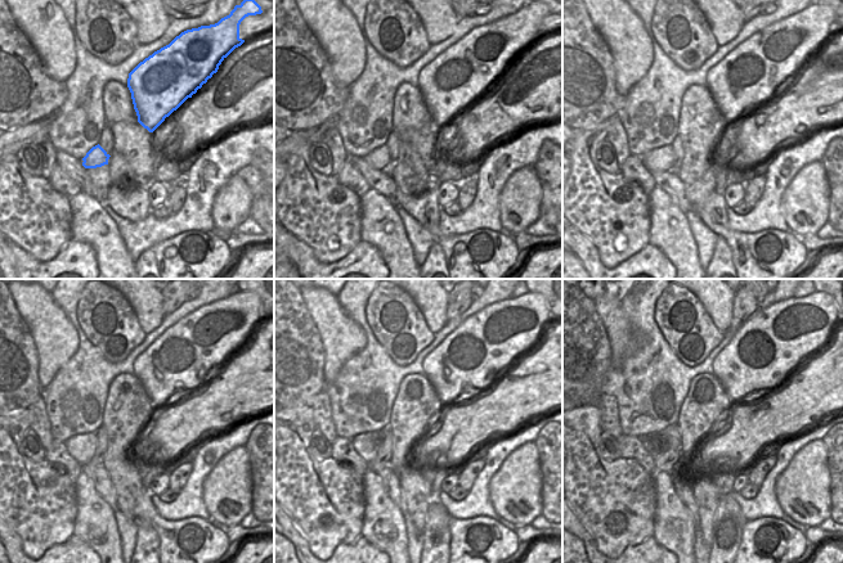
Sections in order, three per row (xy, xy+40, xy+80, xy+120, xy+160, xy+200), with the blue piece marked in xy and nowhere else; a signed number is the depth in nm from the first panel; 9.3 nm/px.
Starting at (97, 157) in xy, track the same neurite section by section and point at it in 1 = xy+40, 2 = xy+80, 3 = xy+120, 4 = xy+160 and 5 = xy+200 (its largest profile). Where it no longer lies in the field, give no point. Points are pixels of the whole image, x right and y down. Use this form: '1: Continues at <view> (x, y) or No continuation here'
1: Continues at xy+40 (379, 158)
2: Continues at xy+80 (660, 160)
3: Continues at xy+120 (81, 447)
4: Continues at xy+160 (367, 445)
5: Continues at xy+200 (651, 444)

